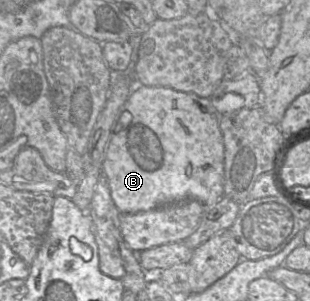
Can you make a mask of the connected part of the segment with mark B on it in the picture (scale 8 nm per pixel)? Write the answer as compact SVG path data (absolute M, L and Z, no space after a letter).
M164 87L134 88L119 111L102 166L121 214L194 199L206 209L224 197L225 147L220 115L210 98Z

